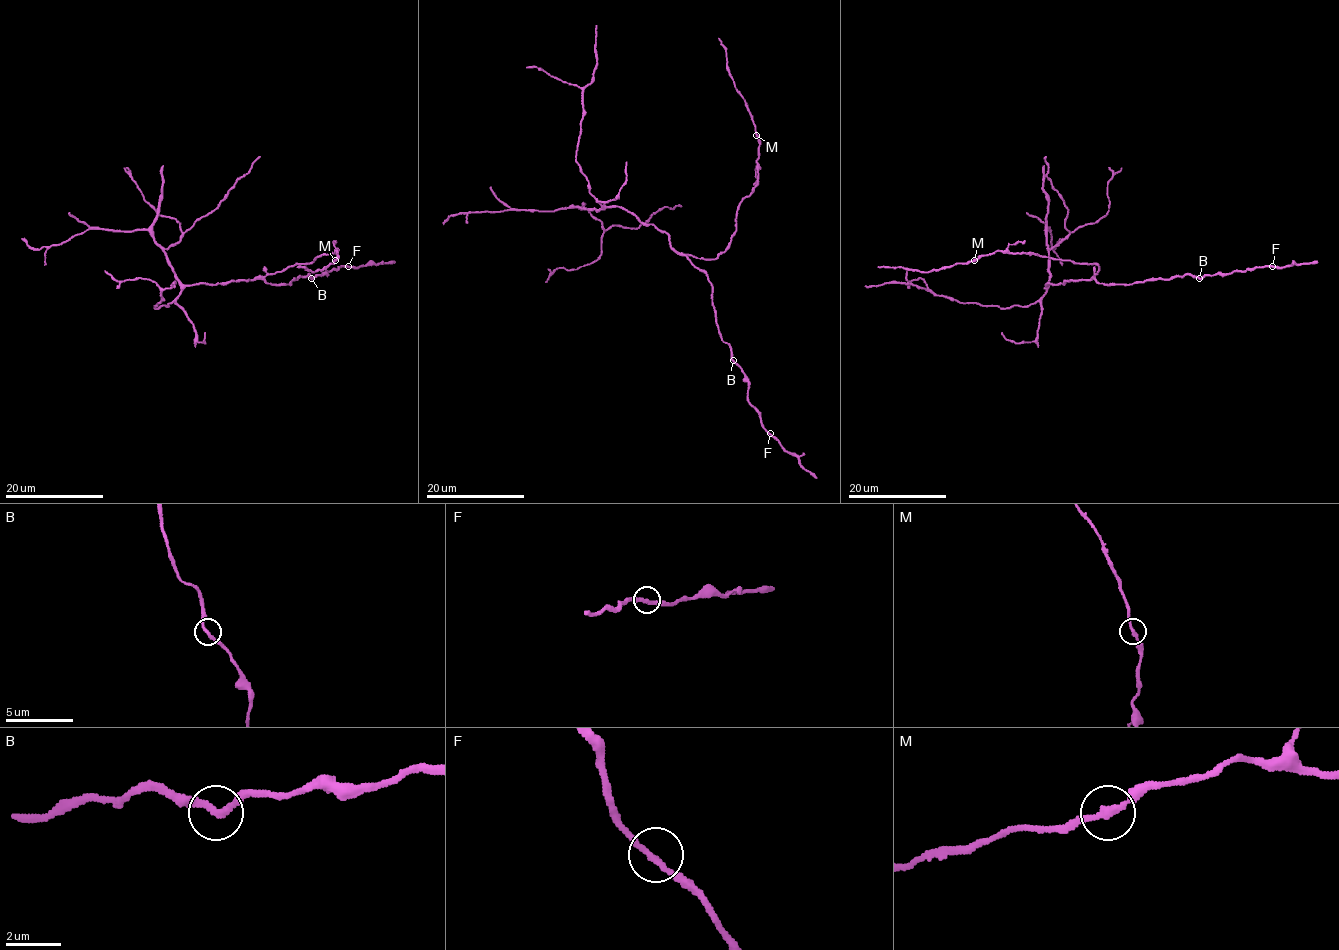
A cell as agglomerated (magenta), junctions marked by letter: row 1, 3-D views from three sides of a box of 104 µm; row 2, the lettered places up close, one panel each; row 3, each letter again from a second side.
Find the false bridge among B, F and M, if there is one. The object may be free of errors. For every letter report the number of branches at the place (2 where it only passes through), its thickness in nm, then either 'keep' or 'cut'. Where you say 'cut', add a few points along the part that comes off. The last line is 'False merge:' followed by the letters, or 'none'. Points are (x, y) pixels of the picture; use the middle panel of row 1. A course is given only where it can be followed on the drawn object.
B: 2 branches meet; 240 nm thick; keep
F: 2 branches meet; 240 nm thick; keep
M: 2 branches meet; 240 nm thick; keep
False merge: none

